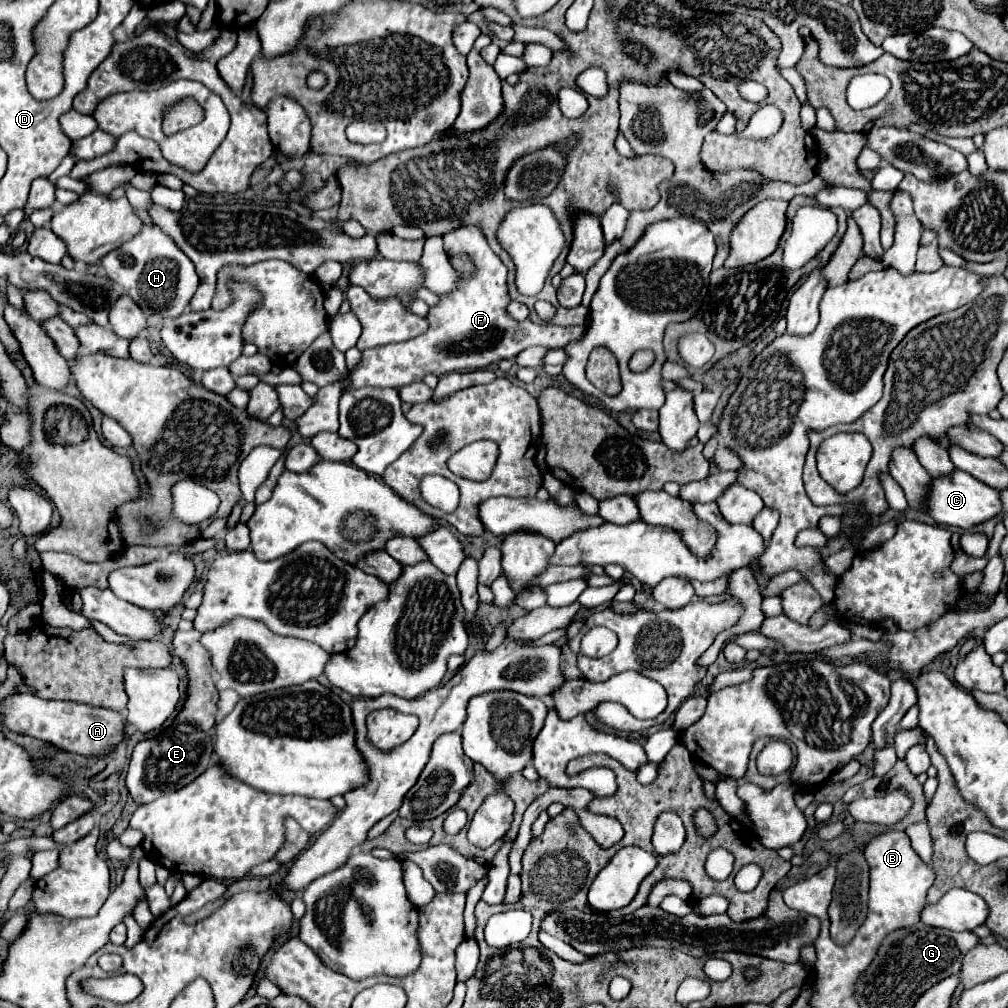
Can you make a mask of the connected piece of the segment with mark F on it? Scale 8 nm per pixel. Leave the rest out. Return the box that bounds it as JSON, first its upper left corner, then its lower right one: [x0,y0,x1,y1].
[349,226,585,388]

